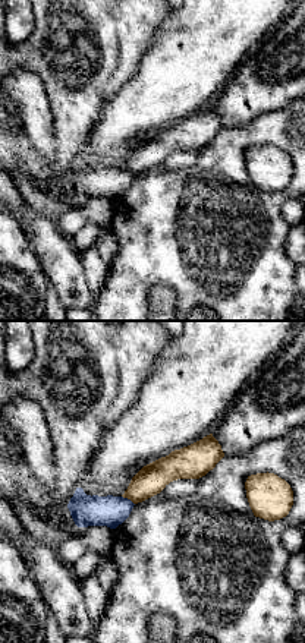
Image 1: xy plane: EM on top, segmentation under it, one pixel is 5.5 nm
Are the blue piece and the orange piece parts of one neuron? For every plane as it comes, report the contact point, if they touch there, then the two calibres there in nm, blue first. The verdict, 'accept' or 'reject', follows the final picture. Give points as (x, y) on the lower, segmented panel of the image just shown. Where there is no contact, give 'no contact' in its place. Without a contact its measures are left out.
(126, 498) | 170/170 nm

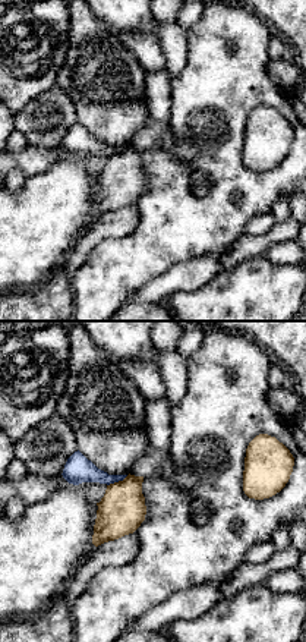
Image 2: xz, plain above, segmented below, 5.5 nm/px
(117, 481) | 150/260 nm

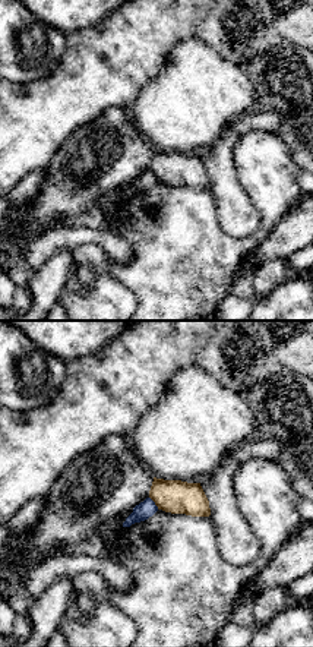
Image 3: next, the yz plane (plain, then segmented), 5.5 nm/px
(154, 502) | 90/190 nm

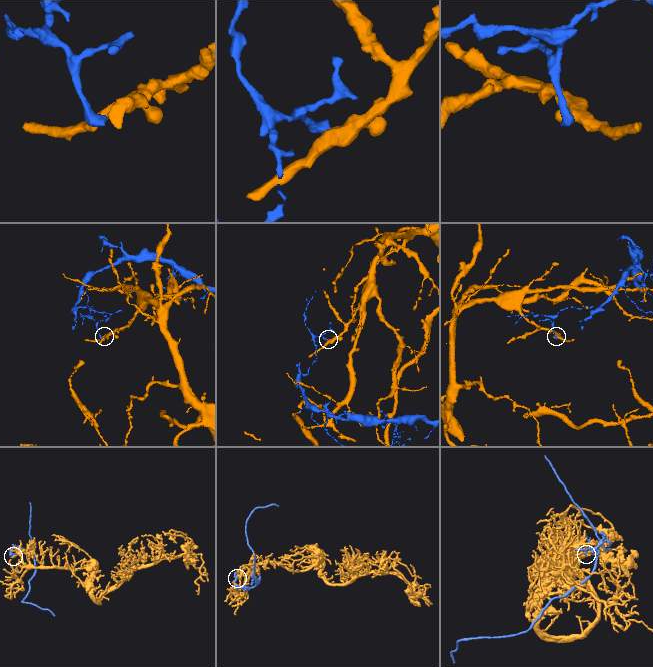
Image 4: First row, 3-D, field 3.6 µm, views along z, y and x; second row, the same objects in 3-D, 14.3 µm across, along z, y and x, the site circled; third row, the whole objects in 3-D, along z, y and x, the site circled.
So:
reject

